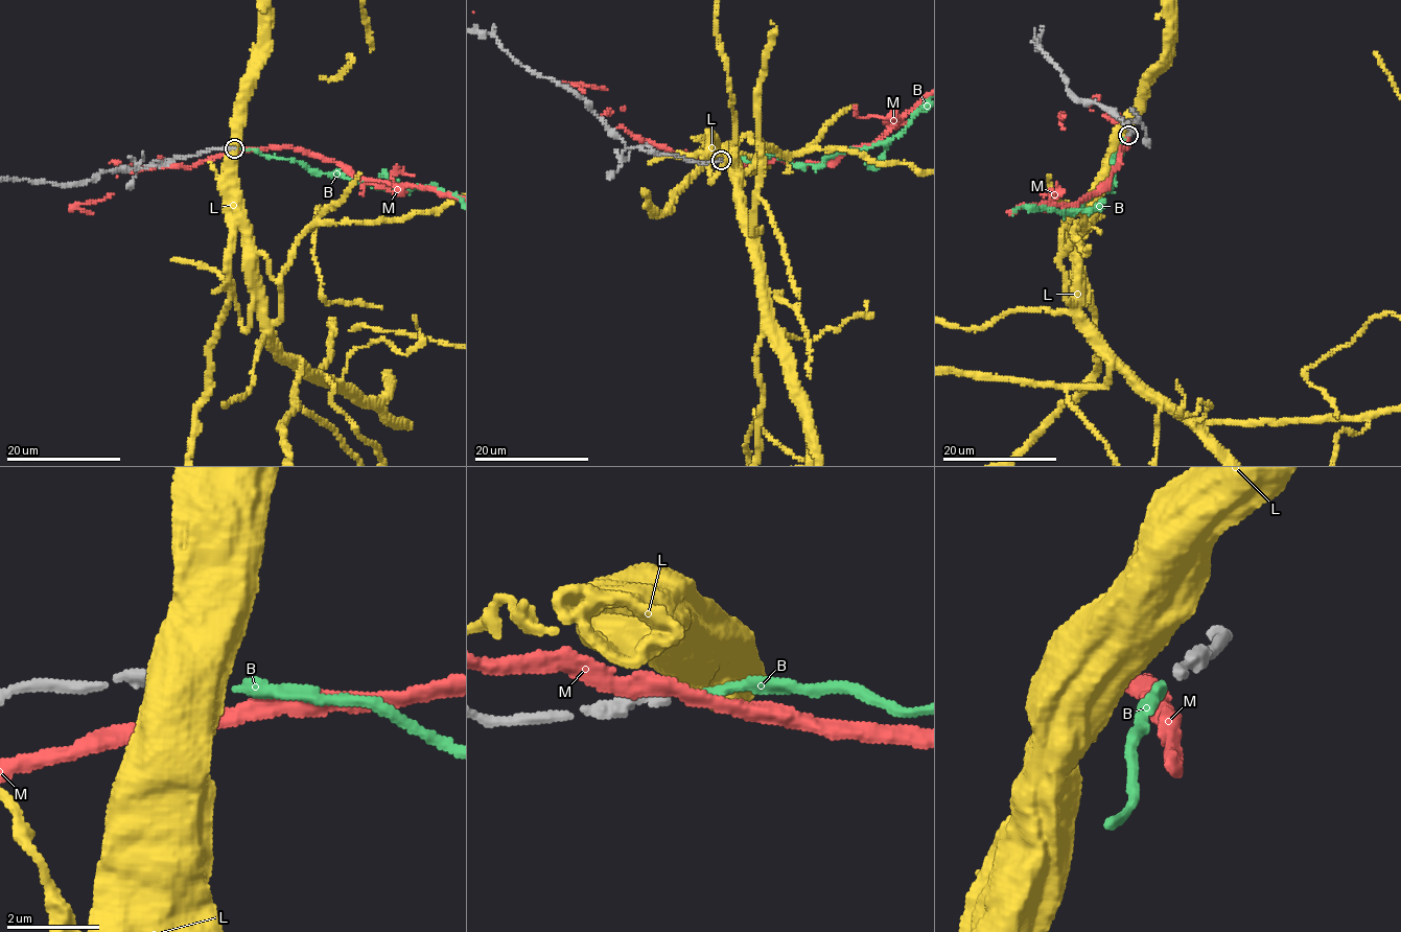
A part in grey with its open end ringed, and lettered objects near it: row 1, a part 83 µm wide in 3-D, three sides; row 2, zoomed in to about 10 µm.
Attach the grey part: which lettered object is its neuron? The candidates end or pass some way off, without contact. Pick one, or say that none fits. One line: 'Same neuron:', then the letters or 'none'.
Same neuron: B

